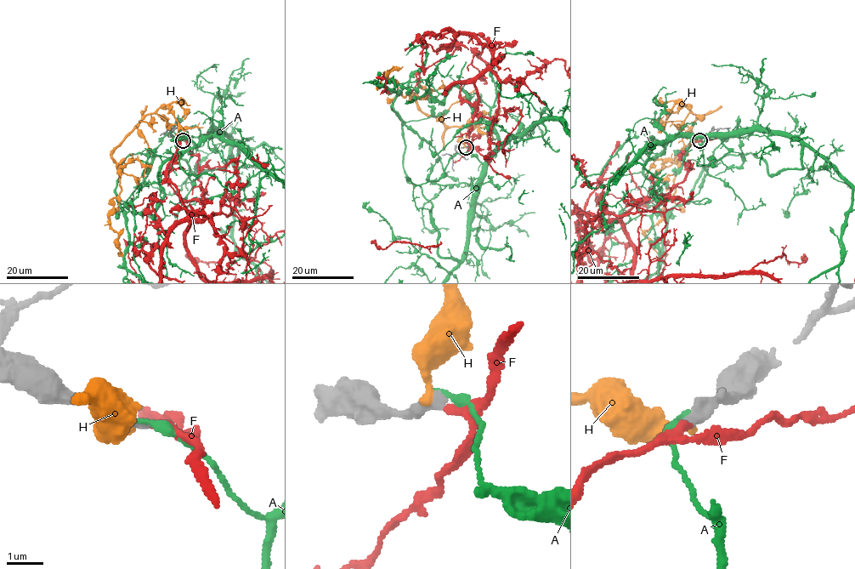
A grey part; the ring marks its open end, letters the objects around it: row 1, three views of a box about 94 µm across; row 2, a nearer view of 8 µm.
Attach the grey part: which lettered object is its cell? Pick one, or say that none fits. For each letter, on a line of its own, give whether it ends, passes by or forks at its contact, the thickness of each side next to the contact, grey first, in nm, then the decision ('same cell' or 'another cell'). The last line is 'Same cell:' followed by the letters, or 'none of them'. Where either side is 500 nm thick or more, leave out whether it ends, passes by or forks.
A: it ends | 280/150 nm | another cell
F: it ends | 220/200 nm | same cell
H: it ends | 280/260 nm | another cell
Same cell: F

